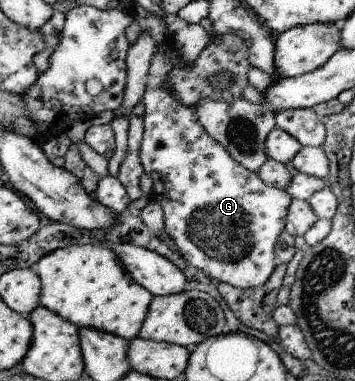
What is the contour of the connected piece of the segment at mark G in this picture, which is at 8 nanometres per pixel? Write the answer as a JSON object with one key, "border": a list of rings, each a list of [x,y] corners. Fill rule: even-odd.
{"border":[[[158,48],[152,55],[144,100],[144,133],[140,146],[140,161],[144,172],[154,182],[149,196],[163,209],[164,232],[174,242],[177,252],[217,283],[227,283],[238,289],[252,289],[265,284],[277,265],[274,254],[277,237],[284,232],[284,222],[292,196],[285,190],[264,183],[257,173],[243,168],[217,142],[201,123],[195,110],[186,107],[170,90],[168,72],[171,63]]]}

